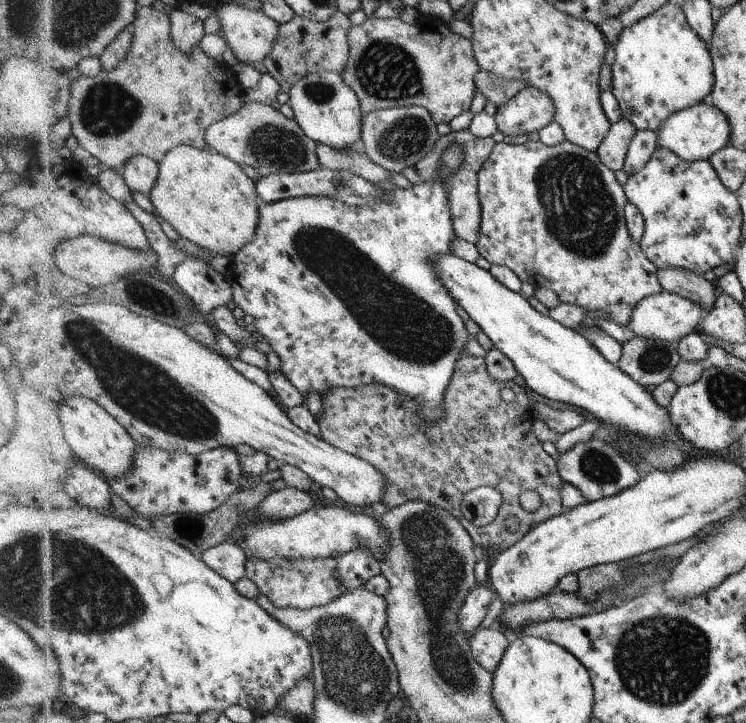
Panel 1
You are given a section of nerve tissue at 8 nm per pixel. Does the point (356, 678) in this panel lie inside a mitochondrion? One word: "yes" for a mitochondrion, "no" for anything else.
yes

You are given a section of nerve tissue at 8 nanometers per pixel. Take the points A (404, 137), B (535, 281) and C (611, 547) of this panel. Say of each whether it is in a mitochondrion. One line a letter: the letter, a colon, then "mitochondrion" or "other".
A: mitochondrion
B: other
C: other

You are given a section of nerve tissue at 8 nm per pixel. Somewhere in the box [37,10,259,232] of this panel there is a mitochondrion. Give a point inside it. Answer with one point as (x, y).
(108, 109)

